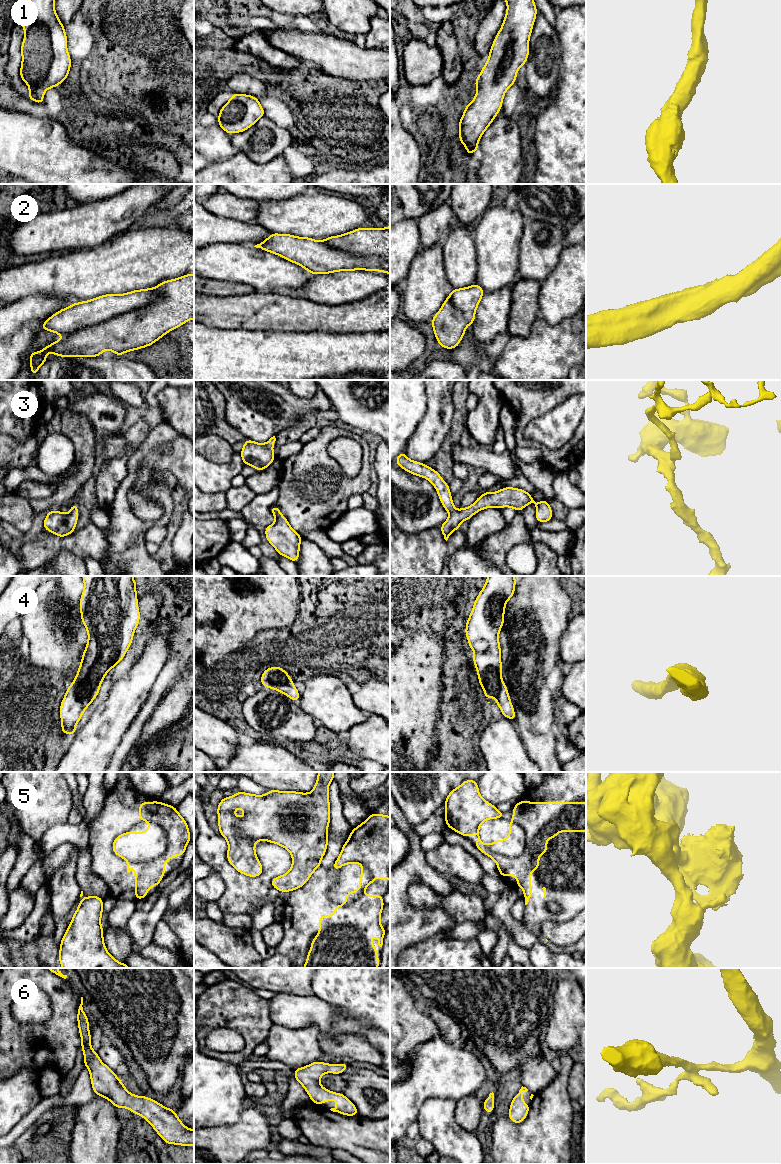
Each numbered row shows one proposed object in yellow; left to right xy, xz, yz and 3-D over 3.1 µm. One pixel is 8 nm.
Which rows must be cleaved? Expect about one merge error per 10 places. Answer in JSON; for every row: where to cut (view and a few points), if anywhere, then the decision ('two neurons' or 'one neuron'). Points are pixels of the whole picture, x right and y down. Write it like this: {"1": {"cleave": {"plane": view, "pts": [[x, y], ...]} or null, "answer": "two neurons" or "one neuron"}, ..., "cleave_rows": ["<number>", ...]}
{"1": {"cleave": null, "answer": "one neuron"}, "2": {"cleave": null, "answer": "one neuron"}, "3": {"cleave": null, "answer": "one neuron"}, "4": {"cleave": null, "answer": "one neuron"}, "5": {"cleave": null, "answer": "one neuron"}, "6": {"cleave": null, "answer": "one neuron"}, "cleave_rows": []}

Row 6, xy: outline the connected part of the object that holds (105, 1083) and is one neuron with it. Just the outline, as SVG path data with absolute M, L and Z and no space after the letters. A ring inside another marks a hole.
M83 997L77 1011L79 1034L82 1039L84 1066L89 1069L91 1085L97 1096L108 1099L117 1109L128 1108L143 1117L167 1145L194 1146L194 1130L187 1128L177 1117L175 1110L146 1096L130 1093L124 1083L99 1058L91 1048L89 1021L83 1010Z

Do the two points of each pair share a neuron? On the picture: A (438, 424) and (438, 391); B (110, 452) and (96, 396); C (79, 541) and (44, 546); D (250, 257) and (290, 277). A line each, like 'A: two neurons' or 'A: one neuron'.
A: one neuron
B: one neuron
C: one neuron
D: one neuron

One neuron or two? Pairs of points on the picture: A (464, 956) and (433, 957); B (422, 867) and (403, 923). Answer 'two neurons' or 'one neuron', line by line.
A: one neuron
B: one neuron

